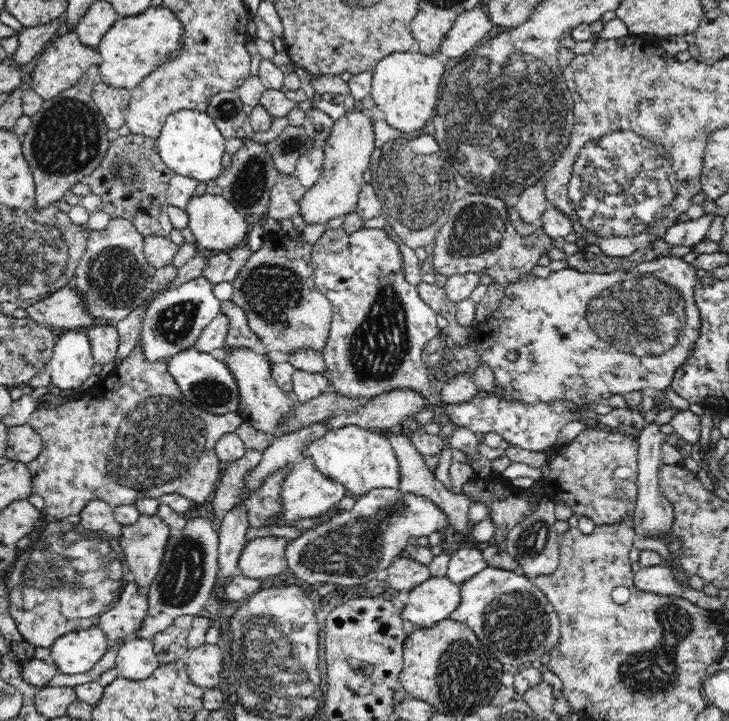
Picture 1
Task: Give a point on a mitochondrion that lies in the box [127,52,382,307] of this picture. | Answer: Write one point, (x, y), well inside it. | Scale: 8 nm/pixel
(248, 187)

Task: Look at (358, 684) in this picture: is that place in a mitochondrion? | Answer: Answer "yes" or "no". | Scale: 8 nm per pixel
no

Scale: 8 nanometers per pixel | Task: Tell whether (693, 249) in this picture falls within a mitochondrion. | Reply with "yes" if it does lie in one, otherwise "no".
no

